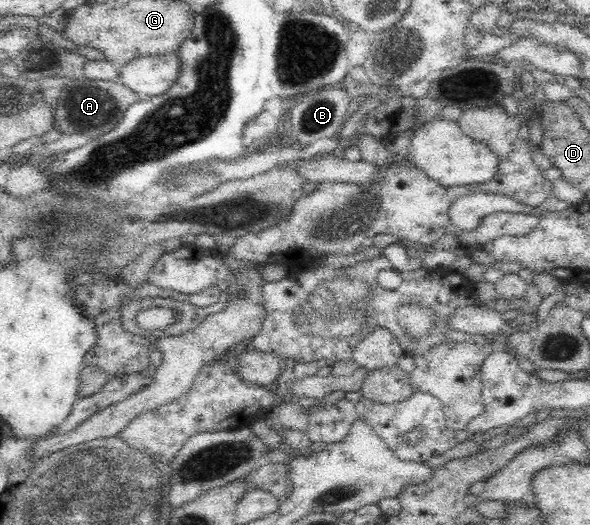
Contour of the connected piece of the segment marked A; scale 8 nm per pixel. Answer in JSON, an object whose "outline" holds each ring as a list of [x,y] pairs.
{"outline":[[[84,77],[66,80],[56,99],[56,104],[53,105],[52,126],[58,129],[61,134],[82,133],[83,135],[95,137],[95,135],[103,133],[101,129],[105,129],[105,127],[111,129],[111,127],[117,125],[119,120],[123,119],[125,109],[142,98],[120,81],[117,83],[90,80]]]}

